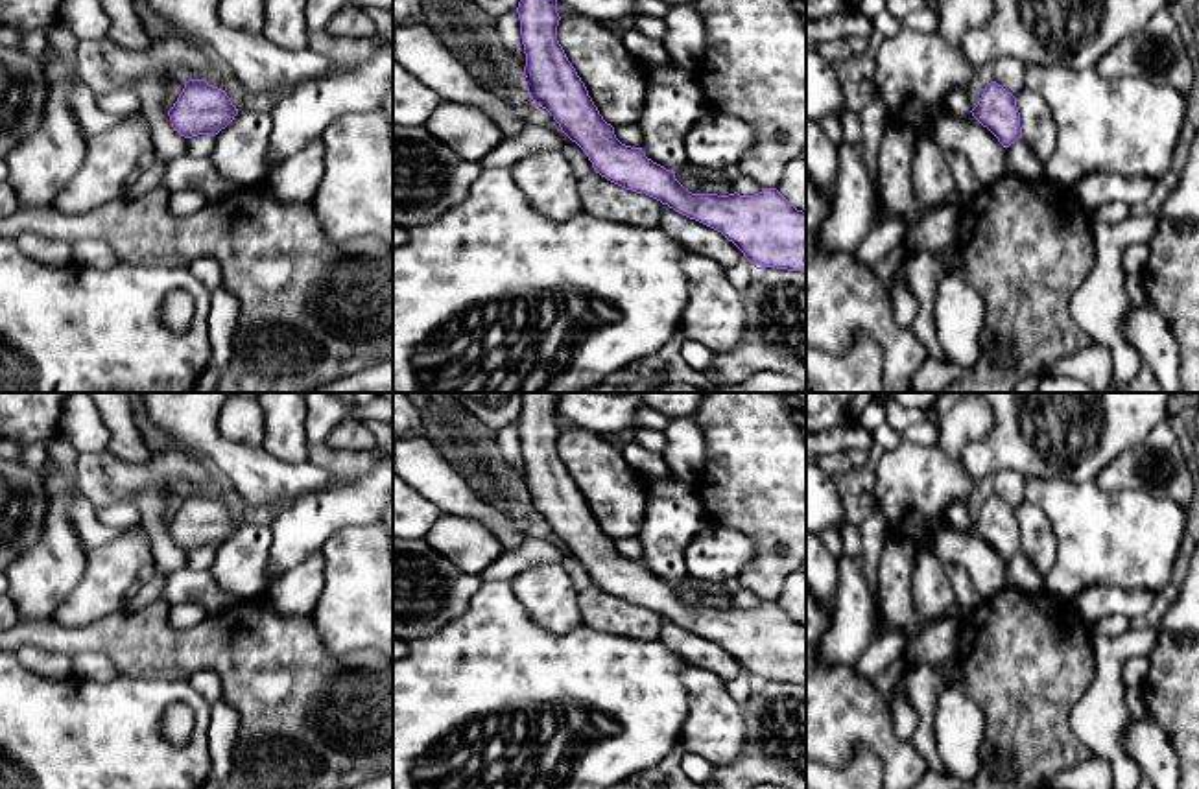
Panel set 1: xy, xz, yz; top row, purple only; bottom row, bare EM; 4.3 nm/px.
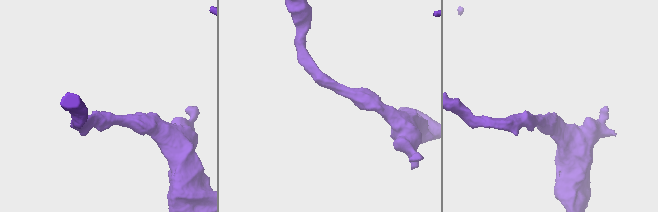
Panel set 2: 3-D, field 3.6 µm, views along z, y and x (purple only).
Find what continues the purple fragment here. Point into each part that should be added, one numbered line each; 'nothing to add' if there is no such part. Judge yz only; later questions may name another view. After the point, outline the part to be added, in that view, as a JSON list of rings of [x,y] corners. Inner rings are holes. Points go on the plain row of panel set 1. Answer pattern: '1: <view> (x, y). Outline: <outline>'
1: yz (1022, 576). Outline: [[[1018,551],[1015,557],[1007,560],[1007,586],[1037,594],[1044,590],[1046,577],[1035,568],[1033,560],[1024,553]]]

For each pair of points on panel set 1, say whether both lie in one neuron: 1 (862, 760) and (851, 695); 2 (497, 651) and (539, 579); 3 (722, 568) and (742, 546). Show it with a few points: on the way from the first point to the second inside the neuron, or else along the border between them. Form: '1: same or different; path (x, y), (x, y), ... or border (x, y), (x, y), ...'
1: different; border (877, 751), (858, 745), (845, 765), (825, 764)
2: different; border (510, 579), (513, 594), (528, 614), (556, 635)
3: same; path (725, 563), (736, 552)

